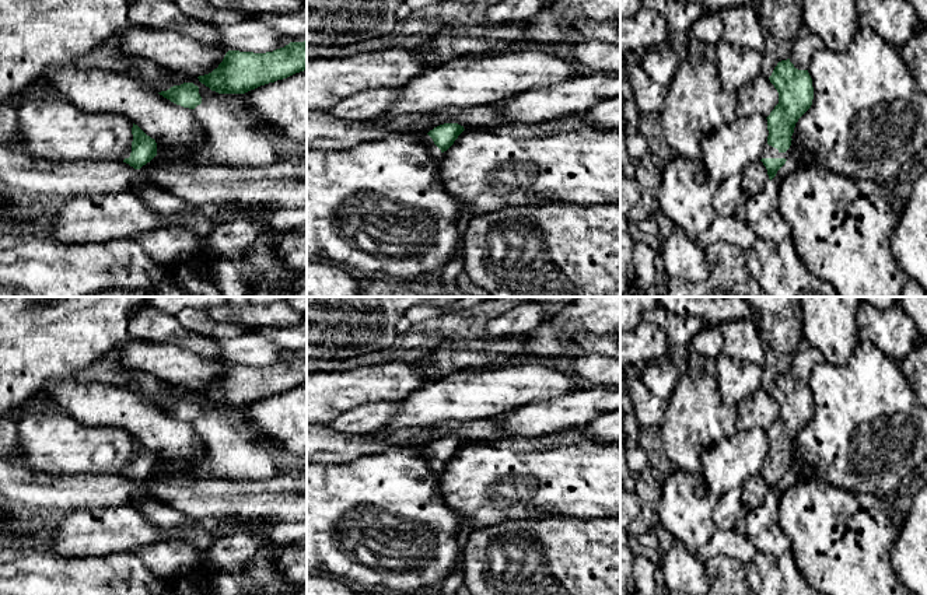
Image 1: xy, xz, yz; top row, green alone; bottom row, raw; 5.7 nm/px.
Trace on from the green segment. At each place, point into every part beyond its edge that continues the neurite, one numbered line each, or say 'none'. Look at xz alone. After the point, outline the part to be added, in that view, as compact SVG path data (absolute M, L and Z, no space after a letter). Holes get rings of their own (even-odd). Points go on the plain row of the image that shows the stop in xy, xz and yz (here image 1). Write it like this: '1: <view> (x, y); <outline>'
1: xz (426, 452); M427 447L421 448L420 454L427 459L428 465L434 470L441 469L441 463L434 458L433 452Z

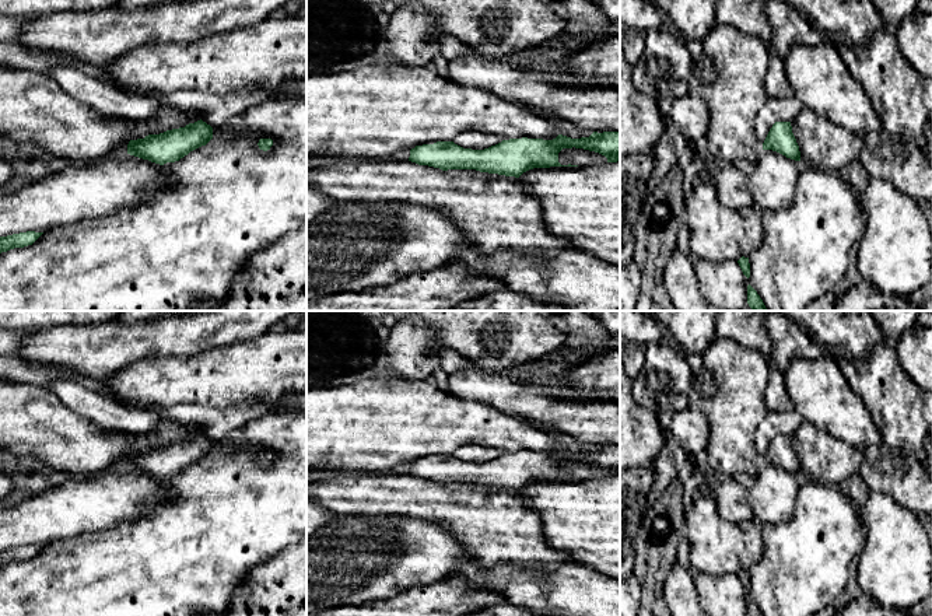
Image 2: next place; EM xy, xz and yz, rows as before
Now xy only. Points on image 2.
none

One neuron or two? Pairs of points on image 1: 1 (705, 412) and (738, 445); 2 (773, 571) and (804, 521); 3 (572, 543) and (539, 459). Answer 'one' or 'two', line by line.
1: two
2: two
3: two

